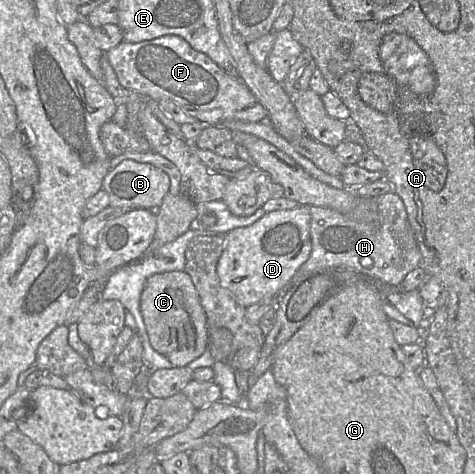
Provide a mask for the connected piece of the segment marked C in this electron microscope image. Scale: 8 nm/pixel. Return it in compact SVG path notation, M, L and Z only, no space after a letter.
M185 270L151 276L141 293L140 307L151 346L173 366L187 366L208 347L206 314L192 279Z

